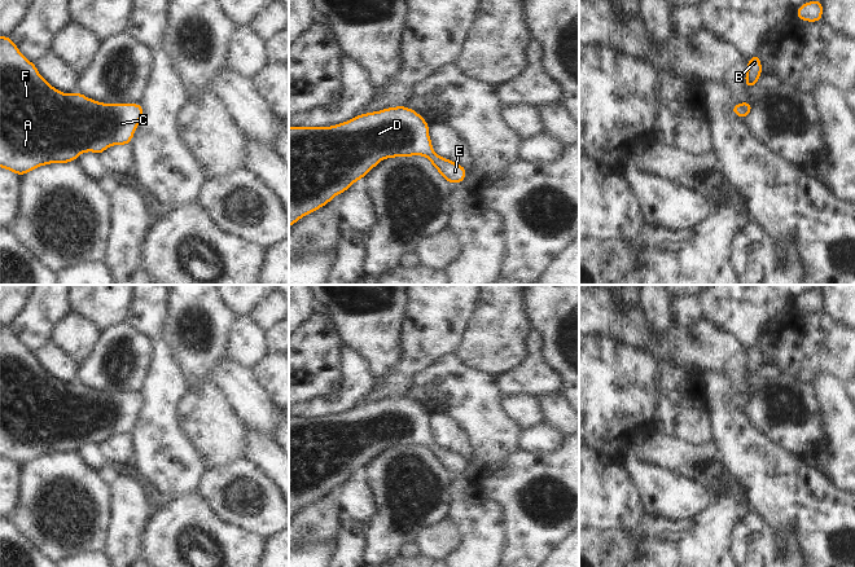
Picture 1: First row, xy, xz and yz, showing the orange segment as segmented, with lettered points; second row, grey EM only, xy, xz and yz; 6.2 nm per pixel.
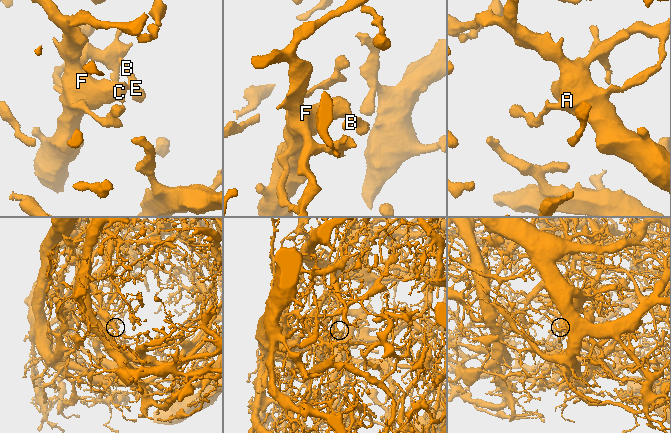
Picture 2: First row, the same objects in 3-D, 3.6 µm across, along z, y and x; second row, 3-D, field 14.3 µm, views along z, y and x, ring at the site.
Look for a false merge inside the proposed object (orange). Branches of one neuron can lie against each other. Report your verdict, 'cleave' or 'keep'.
keep

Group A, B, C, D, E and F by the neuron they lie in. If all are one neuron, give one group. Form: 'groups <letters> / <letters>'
groups A B C D E F

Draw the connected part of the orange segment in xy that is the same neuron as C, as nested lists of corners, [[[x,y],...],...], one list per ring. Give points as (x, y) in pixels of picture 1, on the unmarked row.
[[[0,326],[0,457],[8,461],[13,461],[18,466],[45,454],[52,453],[70,453],[76,450],[78,445],[82,443],[95,441],[97,445],[104,443],[108,438],[113,435],[130,435],[136,418],[141,410],[144,397],[141,394],[104,394],[88,388],[87,386],[79,383],[62,383],[61,381],[52,377],[38,361],[35,353],[28,351],[13,333],[9,326]]]

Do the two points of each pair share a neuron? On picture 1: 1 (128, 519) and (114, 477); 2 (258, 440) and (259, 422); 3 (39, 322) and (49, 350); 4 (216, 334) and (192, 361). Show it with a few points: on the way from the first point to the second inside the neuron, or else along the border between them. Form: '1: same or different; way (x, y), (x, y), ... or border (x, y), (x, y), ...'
1: same; way (128, 509), (127, 497), (121, 487)
2: different; border (245, 426), (266, 433), (273, 439)
3: different; border (49, 341), (34, 352)
4: same; way (210, 341), (198, 355)

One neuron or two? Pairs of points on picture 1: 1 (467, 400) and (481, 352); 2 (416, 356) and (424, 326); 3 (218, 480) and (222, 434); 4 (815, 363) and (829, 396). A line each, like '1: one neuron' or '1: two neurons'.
1: two neurons
2: one neuron
3: two neurons
4: two neurons

